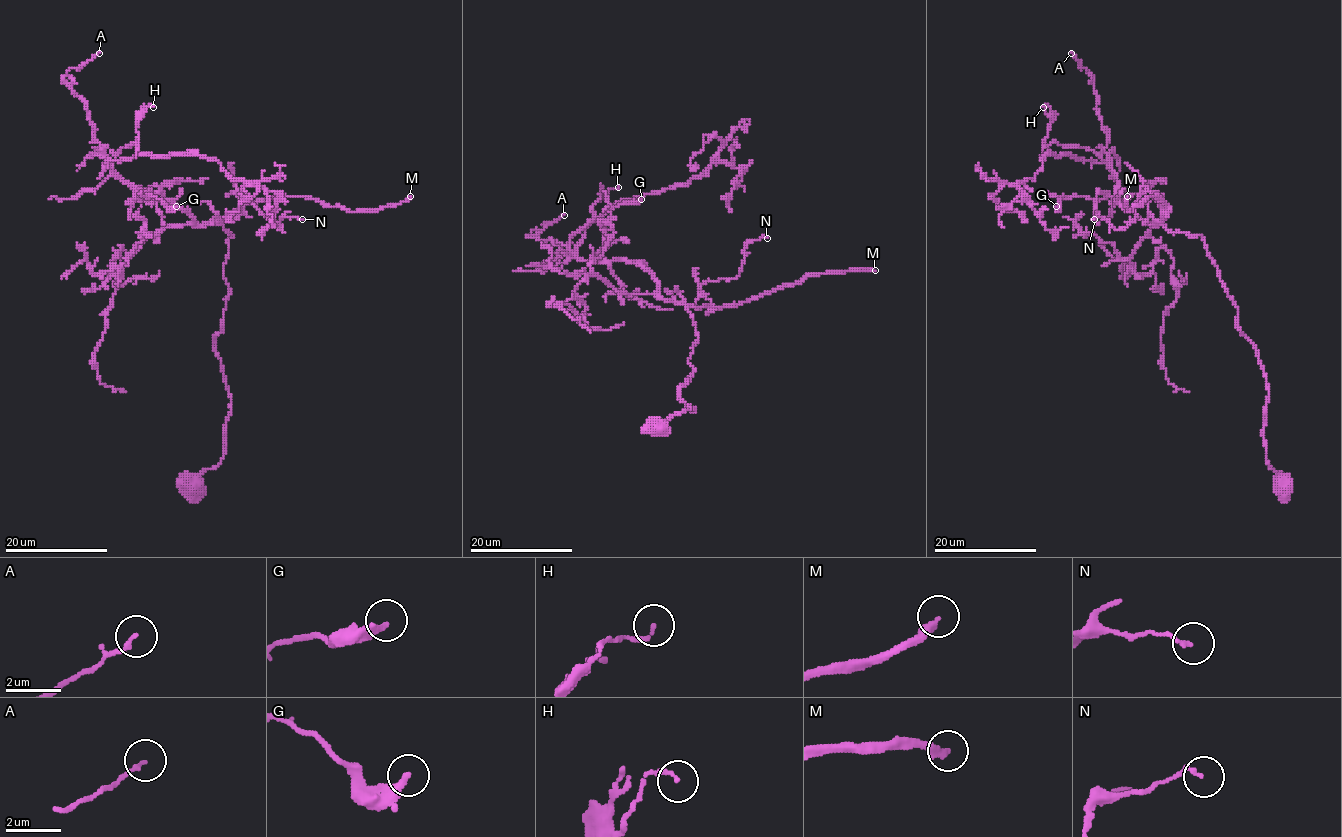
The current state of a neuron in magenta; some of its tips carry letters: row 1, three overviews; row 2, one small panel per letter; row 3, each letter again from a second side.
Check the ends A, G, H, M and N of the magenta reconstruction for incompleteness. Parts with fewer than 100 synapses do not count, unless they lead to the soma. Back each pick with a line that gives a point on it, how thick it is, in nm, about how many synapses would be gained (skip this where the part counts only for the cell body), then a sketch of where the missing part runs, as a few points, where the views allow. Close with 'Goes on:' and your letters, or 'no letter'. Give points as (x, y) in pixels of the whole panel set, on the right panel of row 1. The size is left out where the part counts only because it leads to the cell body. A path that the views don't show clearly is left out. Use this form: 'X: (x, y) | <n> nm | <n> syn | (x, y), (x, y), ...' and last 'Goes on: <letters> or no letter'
M: (1127, 196) | 300 nm | 350 syn
Goes on: M

